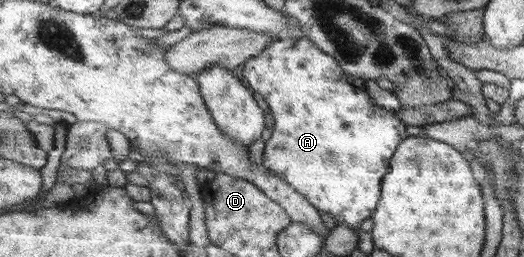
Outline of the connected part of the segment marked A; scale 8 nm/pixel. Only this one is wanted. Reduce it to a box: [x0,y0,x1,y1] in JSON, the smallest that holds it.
[238,38,409,227]

